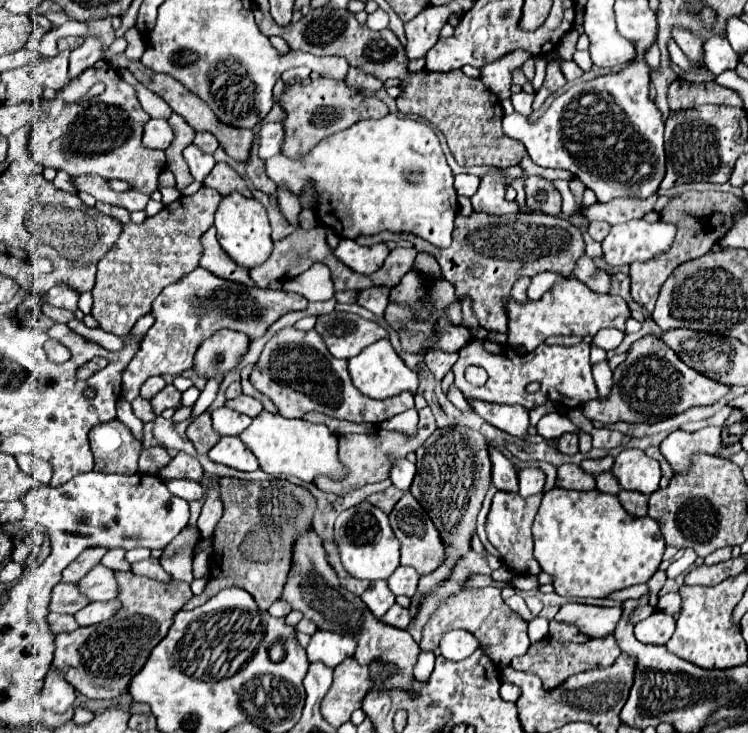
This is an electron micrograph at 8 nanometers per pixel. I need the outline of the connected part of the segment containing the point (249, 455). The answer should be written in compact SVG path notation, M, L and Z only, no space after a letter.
M222 437L210 451L208 457L214 463L222 463L226 467L238 469L238 471L256 471L258 461L250 449L238 439L238 437Z

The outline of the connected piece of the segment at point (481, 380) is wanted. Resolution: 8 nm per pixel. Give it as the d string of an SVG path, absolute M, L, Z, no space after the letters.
M469 366L465 371L465 378L475 386L482 386L486 383L488 374L481 367Z

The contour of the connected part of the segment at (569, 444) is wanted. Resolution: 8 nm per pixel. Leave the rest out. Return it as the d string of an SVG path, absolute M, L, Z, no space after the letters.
M564 433L564 435L558 439L558 451L560 451L560 453L566 453L566 455L578 453L578 435Z

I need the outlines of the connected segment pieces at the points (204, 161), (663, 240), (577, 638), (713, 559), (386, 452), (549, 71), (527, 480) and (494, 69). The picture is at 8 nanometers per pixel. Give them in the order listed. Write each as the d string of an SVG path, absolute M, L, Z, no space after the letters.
M188 145L188 149L184 151L184 159L190 167L190 173L194 177L194 181L198 183L204 183L204 177L212 171L212 167L216 165L214 157L212 155L206 155L202 153L196 145Z
M634 219L614 225L602 241L604 261L614 267L630 265L632 261L648 261L666 251L672 245L674 235L676 227L664 221L648 223L644 219Z
M552 619L549 623L549 636L560 642L584 643L590 641L590 637L580 633L574 625L564 623L564 621L556 621L556 619Z
M724 547L722 549L718 549L711 553L704 559L704 564L711 566L713 564L717 564L719 562L724 562L732 557L732 547Z
M424 407L420 409L420 423L418 423L418 435L414 439L408 439L396 431L384 431L384 429L376 429L368 435L340 435L338 443L340 443L340 461L344 463L344 467L348 469L348 477L342 479L342 481L330 481L328 477L318 477L316 479L316 487L320 491L326 491L326 493L336 493L336 495L342 495L342 493L348 493L352 489L358 489L362 485L368 485L368 483L378 483L378 481L384 481L388 479L388 473L390 473L390 467L396 459L402 459L406 457L408 453L416 451L432 433L434 433L436 425L434 425L434 415L430 411L430 407Z
M552 61L548 67L546 67L546 79L544 79L544 85L540 88L540 91L536 93L536 99L534 99L534 111L540 109L540 105L544 103L544 99L548 95L552 95L556 89L564 87L566 85L566 79L564 75L560 73L560 63L558 61Z
M526 467L518 471L518 481L520 481L520 491L518 491L520 497L530 497L536 493L542 493L546 475L538 467Z
M516 49L516 51L510 51L508 55L488 63L482 67L482 83L500 99L508 99L512 93L510 93L510 75L516 67L520 67L526 59L530 57L528 51L522 51L522 49Z

